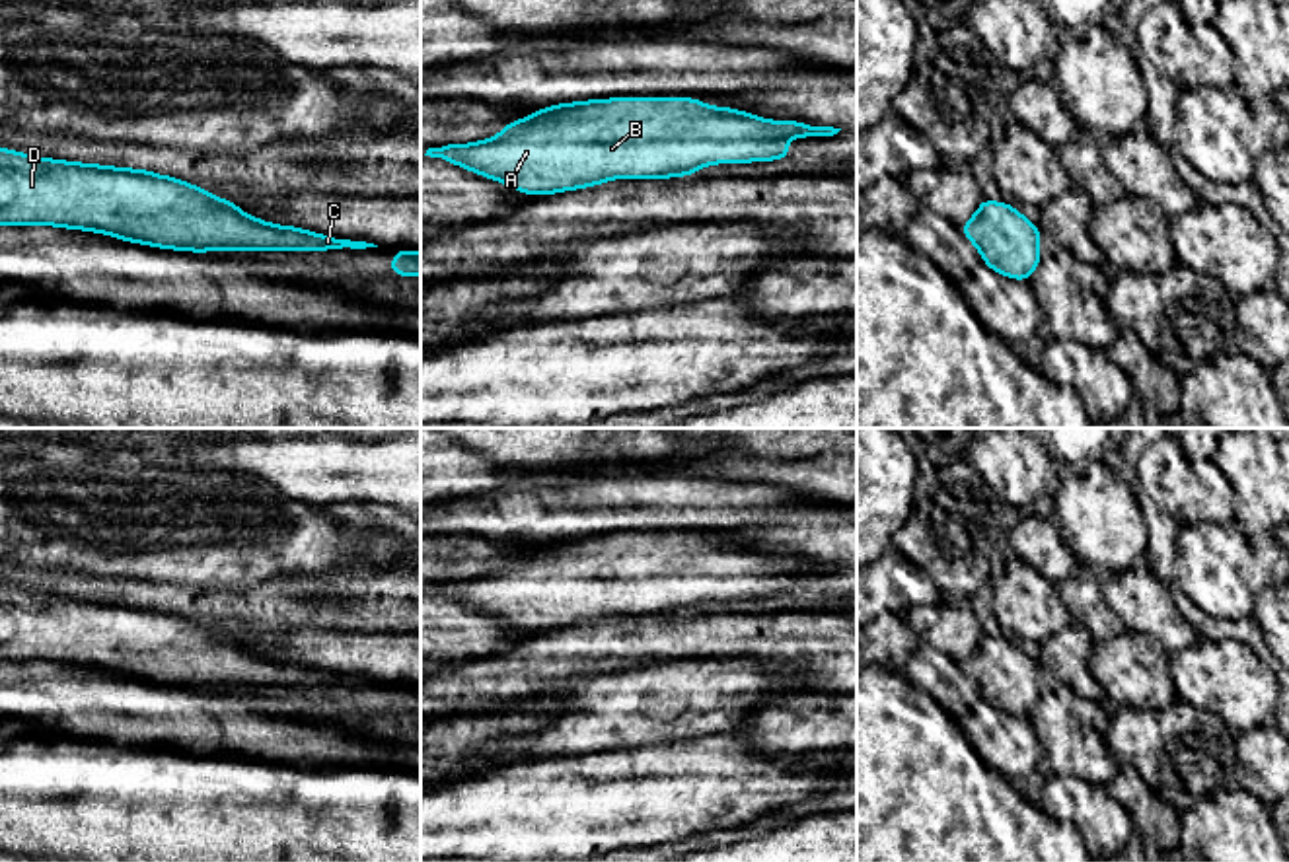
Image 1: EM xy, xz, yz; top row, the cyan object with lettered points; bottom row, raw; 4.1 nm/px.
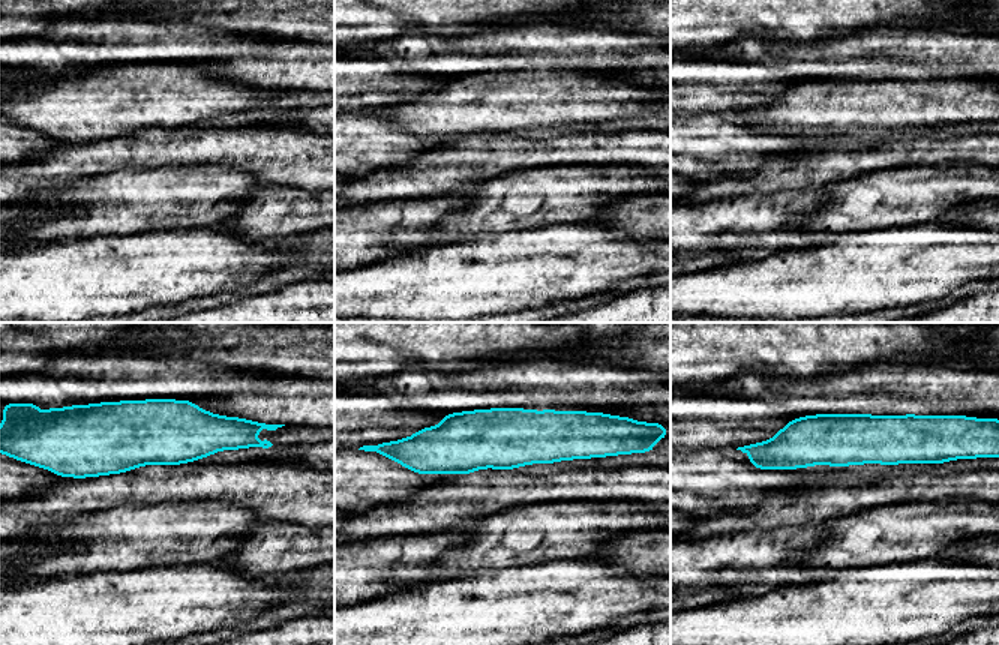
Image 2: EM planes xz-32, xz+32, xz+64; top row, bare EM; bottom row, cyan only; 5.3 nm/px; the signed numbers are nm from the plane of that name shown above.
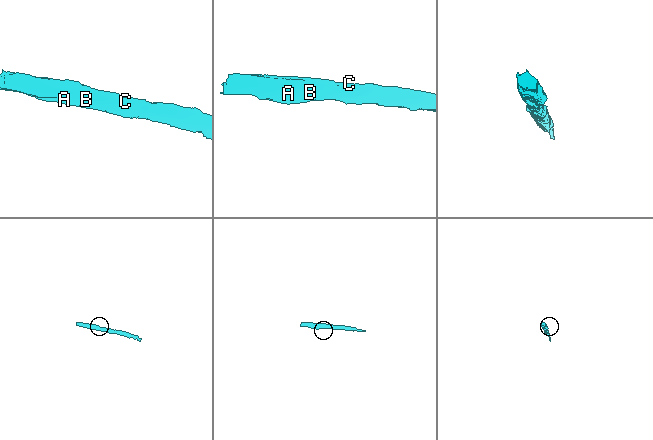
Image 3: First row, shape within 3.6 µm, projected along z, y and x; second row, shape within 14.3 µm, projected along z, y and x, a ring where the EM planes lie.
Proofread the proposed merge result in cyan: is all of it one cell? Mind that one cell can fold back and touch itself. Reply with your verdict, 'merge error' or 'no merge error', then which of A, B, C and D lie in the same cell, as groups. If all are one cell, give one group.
no merge error; groups A B C D

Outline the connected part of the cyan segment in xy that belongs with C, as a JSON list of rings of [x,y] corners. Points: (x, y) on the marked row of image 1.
[[[0,148],[0,226],[33,224],[195,253],[378,247],[263,222],[206,189],[146,169]]]

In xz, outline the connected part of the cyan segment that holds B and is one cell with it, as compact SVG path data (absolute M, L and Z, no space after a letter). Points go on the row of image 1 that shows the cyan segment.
M613 97L537 109L532 117L508 123L493 138L428 148L424 156L442 158L526 195L553 195L609 179L683 177L715 163L792 158L785 146L787 140L833 136L839 130L796 121L769 121L689 97Z

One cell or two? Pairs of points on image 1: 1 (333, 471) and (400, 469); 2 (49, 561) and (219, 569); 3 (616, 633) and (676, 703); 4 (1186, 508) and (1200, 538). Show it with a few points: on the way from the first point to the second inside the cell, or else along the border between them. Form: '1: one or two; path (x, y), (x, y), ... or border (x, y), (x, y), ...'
1: one; path (349, 469), (384, 469)
2: one; path (92, 561), (176, 561)
3: two; border (688, 656), (598, 674)
4: two; border (1227, 522), (1180, 526)

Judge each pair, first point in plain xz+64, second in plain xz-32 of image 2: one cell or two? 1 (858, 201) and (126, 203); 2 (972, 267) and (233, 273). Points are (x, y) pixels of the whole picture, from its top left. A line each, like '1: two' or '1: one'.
1: one
2: one

